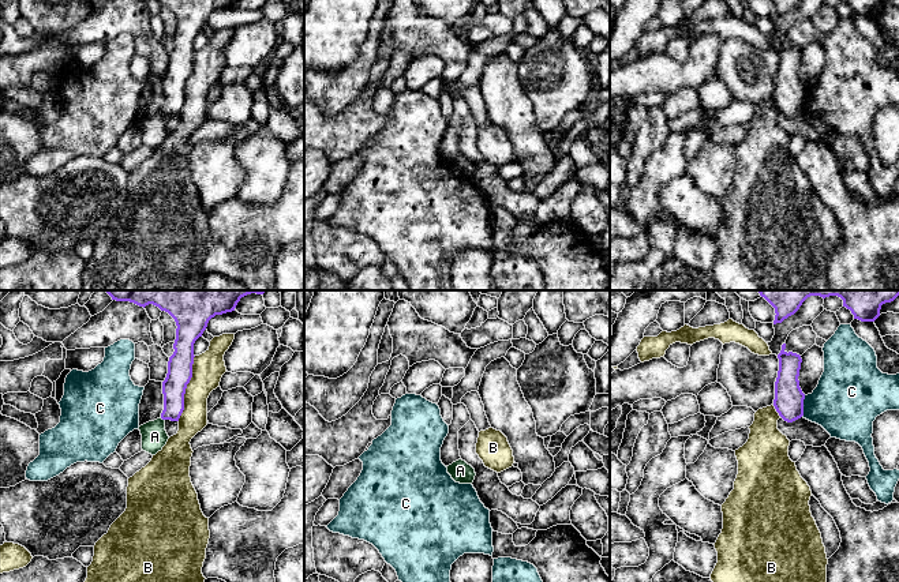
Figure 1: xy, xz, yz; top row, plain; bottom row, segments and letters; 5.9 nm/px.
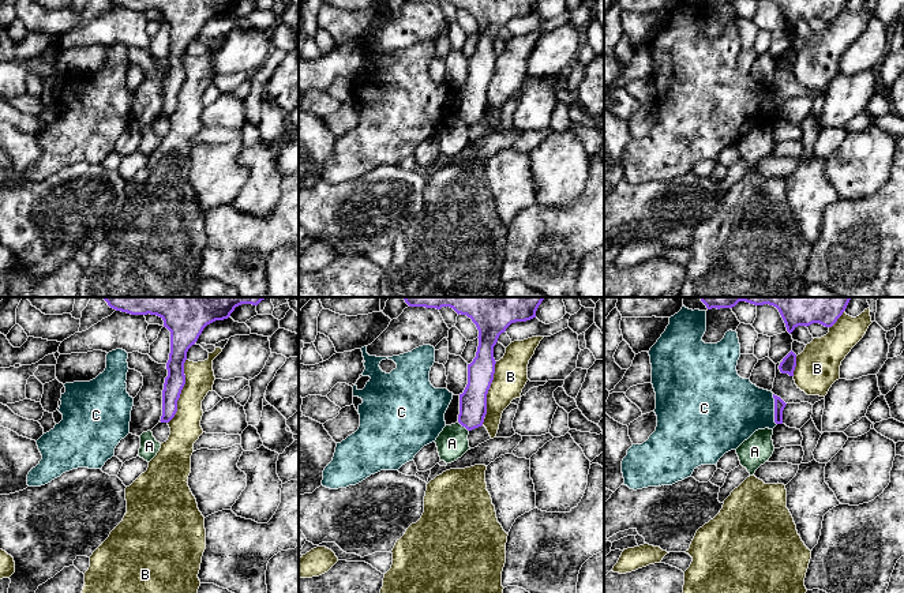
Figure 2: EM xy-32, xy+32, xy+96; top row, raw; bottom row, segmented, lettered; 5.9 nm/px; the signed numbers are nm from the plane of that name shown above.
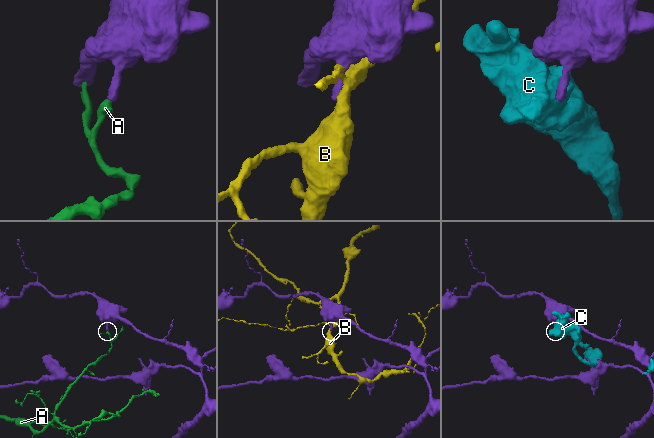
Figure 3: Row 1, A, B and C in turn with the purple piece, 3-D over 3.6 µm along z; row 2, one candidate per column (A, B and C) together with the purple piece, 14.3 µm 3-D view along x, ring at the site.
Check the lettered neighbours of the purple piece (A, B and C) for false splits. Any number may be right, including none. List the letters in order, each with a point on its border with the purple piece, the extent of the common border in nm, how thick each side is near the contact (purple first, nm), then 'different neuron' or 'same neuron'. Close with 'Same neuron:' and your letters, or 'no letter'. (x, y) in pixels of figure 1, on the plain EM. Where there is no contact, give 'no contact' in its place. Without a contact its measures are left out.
A: xy (163, 113) | 40 nm | 140/150 nm | different neuron
B: xy (186, 82) | 400 nm | 140/190 nm | different neuron
C: yz (802, 101) | 130 nm | 180/380 nm | different neuron
Same neuron: no letter

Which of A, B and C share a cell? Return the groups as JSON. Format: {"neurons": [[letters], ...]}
{"neurons": [["A"], ["B"], ["C"]]}

